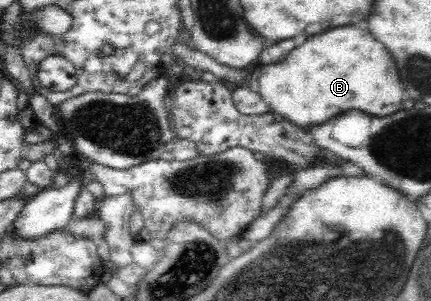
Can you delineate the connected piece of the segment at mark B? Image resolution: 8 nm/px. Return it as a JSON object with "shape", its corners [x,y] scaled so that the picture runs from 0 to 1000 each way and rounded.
{"shape":[[[775,90],[768,103],[712,130],[708,150],[680,163],[661,196],[608,213],[596,226],[592,282],[592,299],[622,349],[624,369],[654,382],[675,409],[712,432],[735,425],[810,362],[838,362],[875,389],[907,382],[930,362],[935,336],[935,289],[898,169],[852,103],[819,90]]]}

